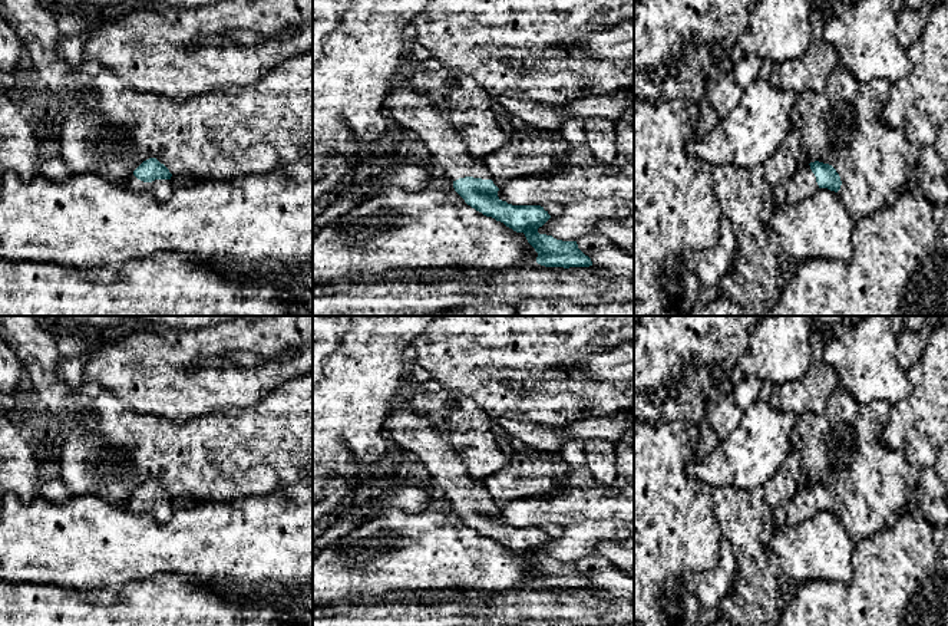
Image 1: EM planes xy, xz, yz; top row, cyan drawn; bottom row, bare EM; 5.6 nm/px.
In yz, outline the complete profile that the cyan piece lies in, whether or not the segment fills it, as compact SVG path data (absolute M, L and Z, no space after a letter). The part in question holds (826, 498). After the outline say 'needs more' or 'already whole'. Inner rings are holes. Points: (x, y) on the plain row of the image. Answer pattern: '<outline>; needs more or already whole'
M819 482L810 484L779 505L773 513L773 521L777 525L797 525L815 517L820 510L838 514L842 503L836 491Z; needs more

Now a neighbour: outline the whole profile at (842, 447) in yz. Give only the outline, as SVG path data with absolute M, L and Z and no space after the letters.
M838 386L825 409L799 415L792 432L792 451L799 454L809 484L819 482L836 491L842 503L838 518L853 541L895 524L921 481L922 468L911 464L901 451L891 449L882 438L891 412L889 402L861 403Z

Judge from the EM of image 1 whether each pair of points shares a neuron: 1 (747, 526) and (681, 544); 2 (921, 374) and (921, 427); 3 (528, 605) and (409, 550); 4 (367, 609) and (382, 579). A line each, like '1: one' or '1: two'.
1: two
2: one
3: two
4: two

